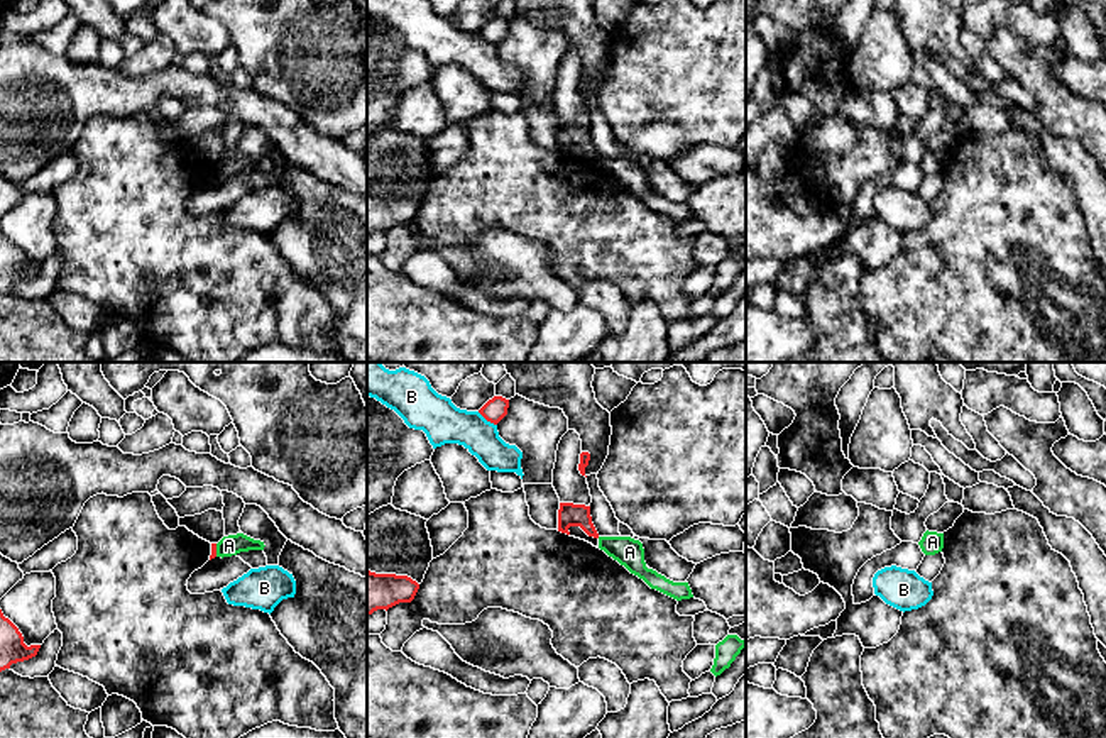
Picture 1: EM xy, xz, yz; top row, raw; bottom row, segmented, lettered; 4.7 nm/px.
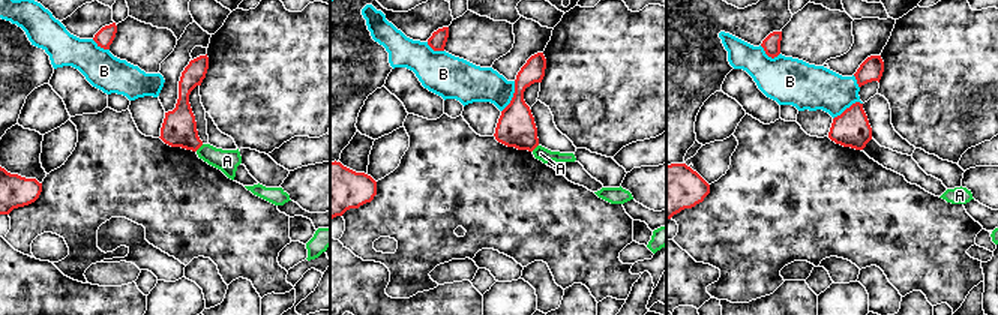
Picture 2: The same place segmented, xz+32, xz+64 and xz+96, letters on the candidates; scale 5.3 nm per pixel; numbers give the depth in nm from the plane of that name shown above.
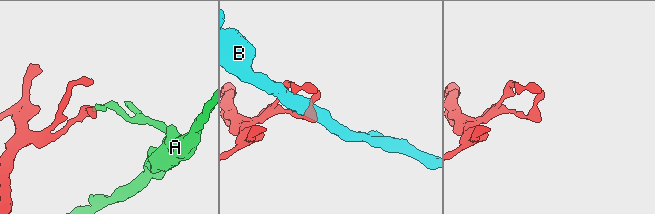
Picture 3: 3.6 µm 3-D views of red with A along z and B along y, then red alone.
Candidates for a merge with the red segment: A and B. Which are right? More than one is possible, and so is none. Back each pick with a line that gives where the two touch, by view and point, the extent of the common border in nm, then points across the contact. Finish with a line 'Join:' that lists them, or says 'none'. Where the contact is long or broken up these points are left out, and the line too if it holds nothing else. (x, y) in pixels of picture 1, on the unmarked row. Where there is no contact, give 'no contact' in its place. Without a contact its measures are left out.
Join: none

